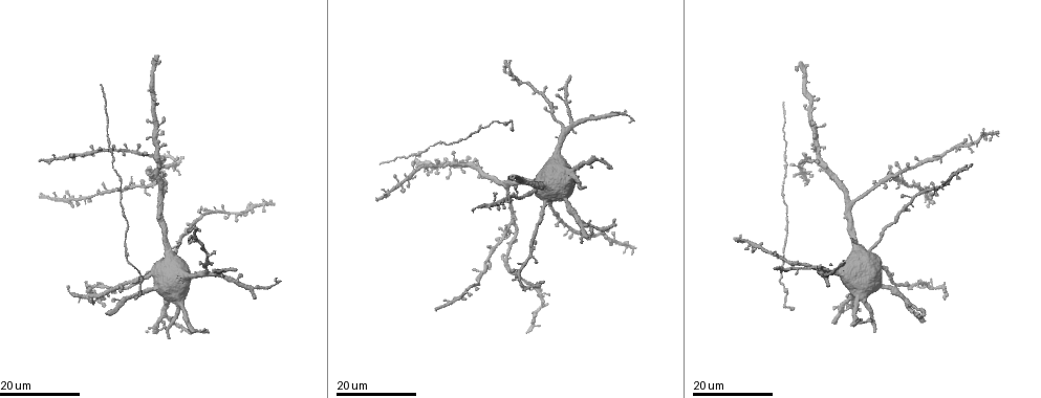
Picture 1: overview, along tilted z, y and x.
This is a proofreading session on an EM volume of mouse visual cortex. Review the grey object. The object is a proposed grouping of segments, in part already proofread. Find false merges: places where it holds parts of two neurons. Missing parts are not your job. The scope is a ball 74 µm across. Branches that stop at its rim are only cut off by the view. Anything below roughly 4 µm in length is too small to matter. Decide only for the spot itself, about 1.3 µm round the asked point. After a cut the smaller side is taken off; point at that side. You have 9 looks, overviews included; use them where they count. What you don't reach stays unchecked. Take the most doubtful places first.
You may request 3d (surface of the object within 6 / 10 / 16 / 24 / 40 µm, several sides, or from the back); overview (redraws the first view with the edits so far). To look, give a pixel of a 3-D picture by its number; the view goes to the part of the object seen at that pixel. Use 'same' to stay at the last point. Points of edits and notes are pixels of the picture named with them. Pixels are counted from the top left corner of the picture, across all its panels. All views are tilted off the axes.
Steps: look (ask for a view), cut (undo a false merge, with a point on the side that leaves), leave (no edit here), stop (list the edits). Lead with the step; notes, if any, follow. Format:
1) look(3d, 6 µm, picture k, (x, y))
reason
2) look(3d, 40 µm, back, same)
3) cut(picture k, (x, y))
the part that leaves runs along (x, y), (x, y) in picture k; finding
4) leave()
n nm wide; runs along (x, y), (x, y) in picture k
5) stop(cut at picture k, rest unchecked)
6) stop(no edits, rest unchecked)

look(3d, 16 µm, picture 1, (575, 122))
small branch off a trunk

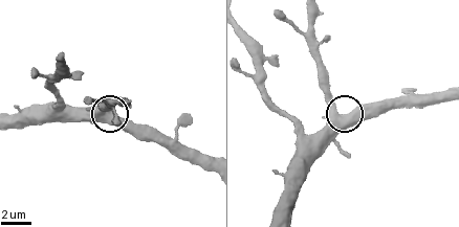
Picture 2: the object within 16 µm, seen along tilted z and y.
look(3d, 10 µm, picture 2, (106, 112))
closer look

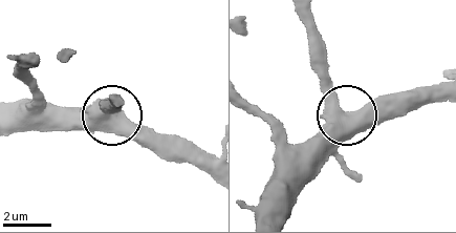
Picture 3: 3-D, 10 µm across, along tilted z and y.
leave()
one neuron here

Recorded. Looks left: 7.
look(3d, 24 µm, picture 1, (412, 168))
three arms meet

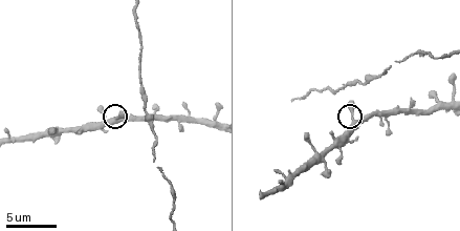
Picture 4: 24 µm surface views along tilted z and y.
look(3d, 10 µm, picture 4, (354, 122))

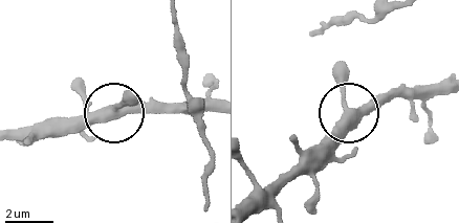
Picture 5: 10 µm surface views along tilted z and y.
leave()
3 arms; runs along (444, 82), (387, 91), (347, 112), (313, 149) in picture 5; all the same neuron

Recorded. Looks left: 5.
look(3d, 10 µm, picture 4, (361, 82))

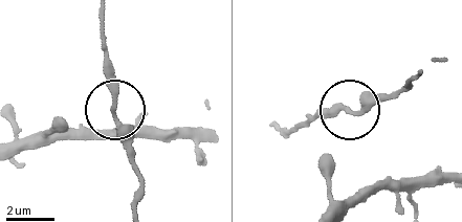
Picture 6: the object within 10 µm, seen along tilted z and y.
leave()
side arm 17 µm; all the same neuron

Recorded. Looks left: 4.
look(3d, 24 µm, picture 1, (512, 224))
four-way junction

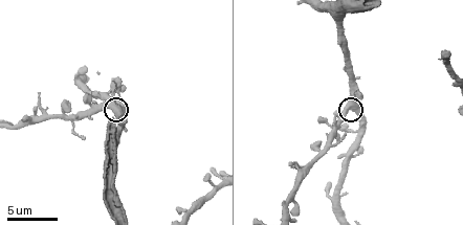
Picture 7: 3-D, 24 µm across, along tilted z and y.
look(3d, 6 µm, picture 7, (353, 108))
closer look

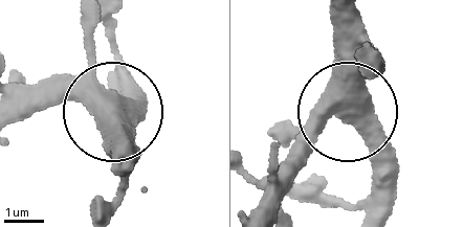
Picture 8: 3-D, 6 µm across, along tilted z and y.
leave()
500 nm wide; runs along (345, 16), (339, 108), (270, 180) in picture 8; all the same neuron

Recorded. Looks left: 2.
stop(no edits, rest unchecked)

